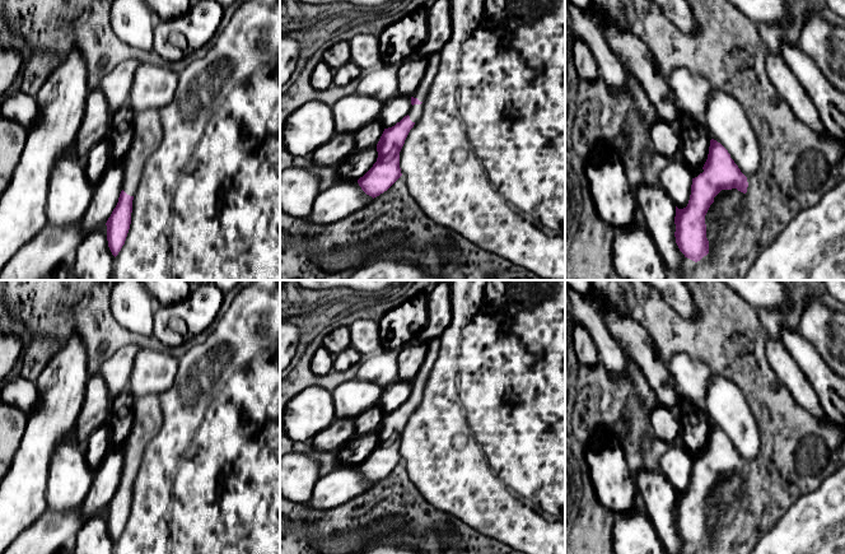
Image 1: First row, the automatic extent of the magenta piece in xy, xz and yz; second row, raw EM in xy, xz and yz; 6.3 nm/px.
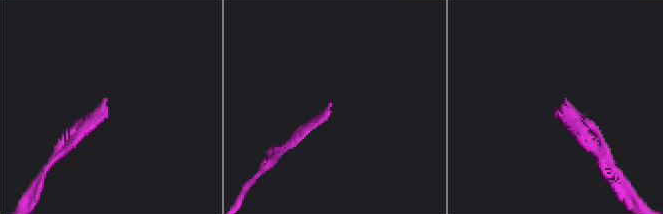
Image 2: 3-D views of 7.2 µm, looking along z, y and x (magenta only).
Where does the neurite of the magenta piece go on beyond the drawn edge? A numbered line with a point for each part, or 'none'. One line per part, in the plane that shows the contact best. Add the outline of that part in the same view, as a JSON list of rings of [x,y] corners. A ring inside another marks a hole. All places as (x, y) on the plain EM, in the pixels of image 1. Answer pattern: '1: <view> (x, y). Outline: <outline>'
1: xz (415, 397). Outline: [[[434,337],[429,340],[424,363],[419,373],[416,374],[416,377],[411,381],[414,383],[417,383],[421,387],[420,390],[411,391],[409,396],[410,405],[415,409],[419,406],[419,404],[422,400],[424,387],[430,377],[433,366],[440,352],[440,344],[442,344],[440,337]]]

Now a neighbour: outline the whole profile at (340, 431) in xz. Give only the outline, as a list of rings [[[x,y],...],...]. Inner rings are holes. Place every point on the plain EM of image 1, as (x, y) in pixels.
[[[335,419],[326,429],[313,436],[318,451],[336,451],[355,437],[355,419]]]

